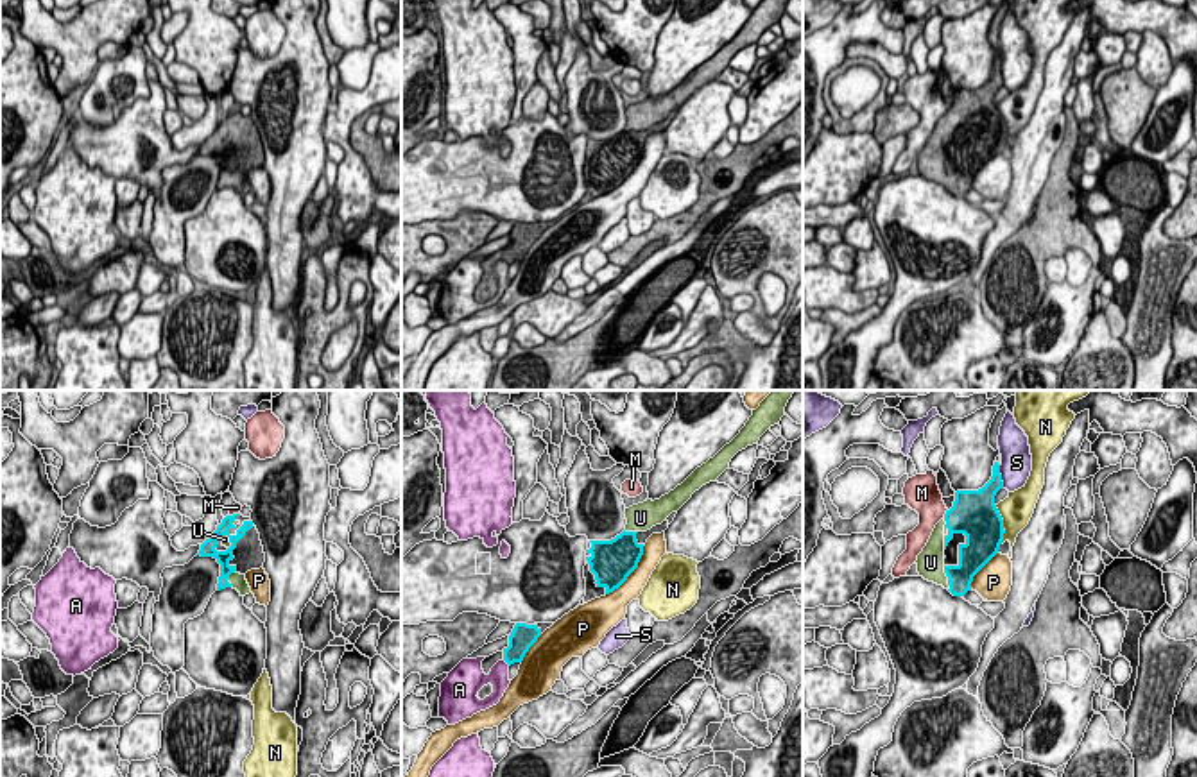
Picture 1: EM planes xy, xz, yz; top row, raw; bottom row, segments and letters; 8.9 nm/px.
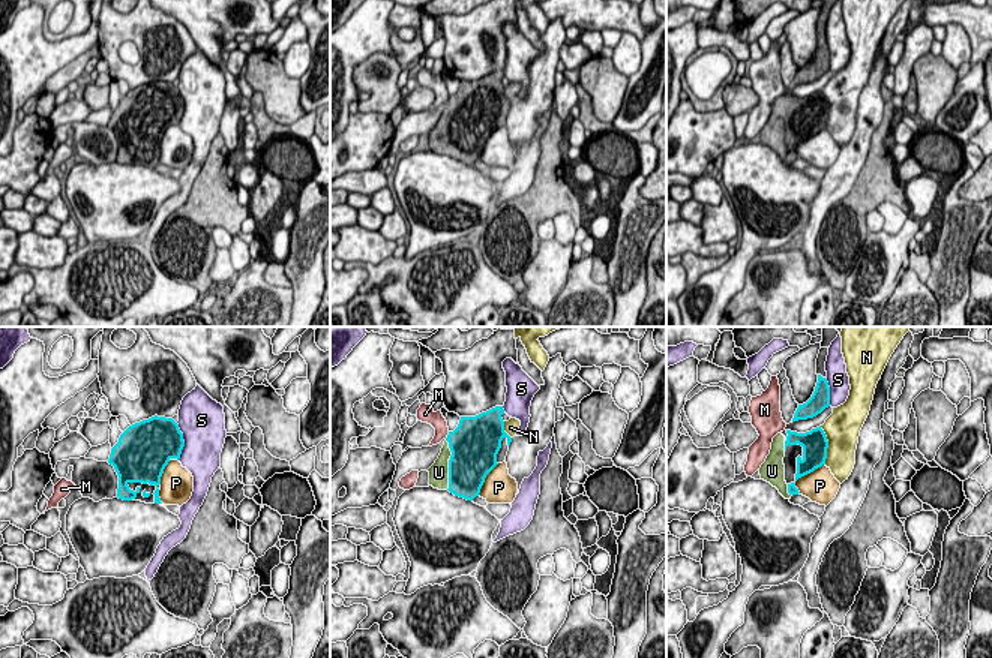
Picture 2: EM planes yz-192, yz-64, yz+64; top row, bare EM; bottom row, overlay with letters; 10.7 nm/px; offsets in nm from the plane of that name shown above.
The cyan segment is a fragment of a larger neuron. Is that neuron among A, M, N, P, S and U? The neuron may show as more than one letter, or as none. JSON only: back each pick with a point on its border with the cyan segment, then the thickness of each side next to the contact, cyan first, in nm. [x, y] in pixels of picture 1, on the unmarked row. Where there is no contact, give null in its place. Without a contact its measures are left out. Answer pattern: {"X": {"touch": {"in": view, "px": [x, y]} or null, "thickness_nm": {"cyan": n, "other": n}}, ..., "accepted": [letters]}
{"U": {"touch": {"in": "yz", "px": [948, 178]}, "thickness_nm": {"cyan": 220, "other": 260}}, "accepted": ["U"]}

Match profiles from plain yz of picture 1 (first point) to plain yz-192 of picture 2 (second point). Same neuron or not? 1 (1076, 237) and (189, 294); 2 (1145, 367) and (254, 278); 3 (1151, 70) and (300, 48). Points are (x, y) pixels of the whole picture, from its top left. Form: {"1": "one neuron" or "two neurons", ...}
{"1": "two neurons", "2": "two neurons", "3": "one neuron"}

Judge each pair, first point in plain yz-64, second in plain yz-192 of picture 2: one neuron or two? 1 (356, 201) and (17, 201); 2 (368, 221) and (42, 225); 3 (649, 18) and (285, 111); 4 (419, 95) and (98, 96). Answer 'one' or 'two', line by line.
1: two
2: one
3: two
4: one

